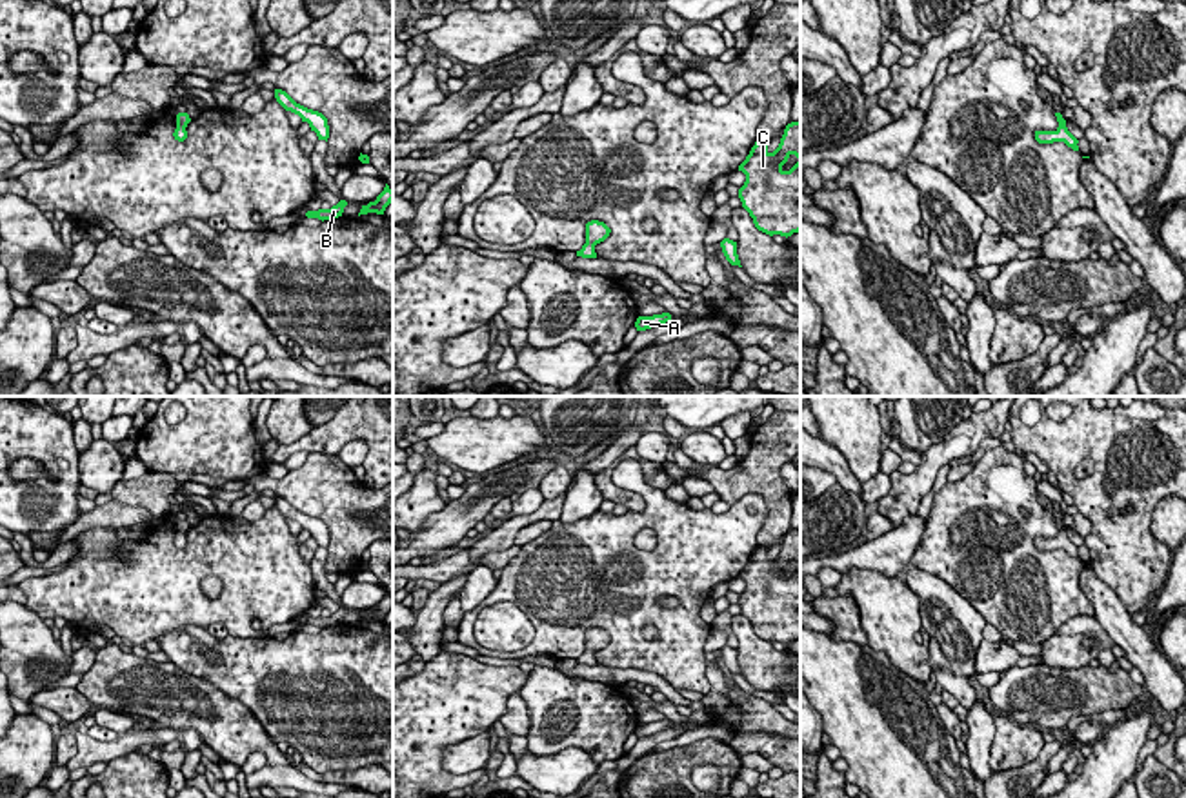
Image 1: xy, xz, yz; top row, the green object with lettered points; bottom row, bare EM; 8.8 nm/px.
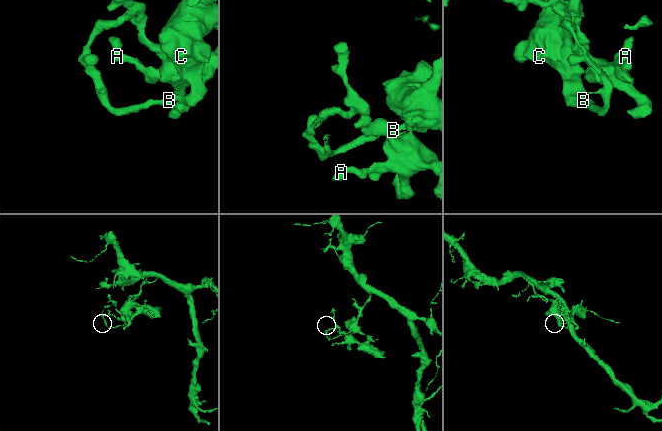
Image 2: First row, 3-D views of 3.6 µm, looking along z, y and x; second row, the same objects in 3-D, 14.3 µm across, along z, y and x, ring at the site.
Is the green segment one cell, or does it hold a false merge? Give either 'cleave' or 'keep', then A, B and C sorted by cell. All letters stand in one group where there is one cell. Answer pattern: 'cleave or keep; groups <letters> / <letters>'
cleave; groups A / B C

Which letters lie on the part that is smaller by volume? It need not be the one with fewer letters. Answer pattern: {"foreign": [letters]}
{"foreign": ["A"]}

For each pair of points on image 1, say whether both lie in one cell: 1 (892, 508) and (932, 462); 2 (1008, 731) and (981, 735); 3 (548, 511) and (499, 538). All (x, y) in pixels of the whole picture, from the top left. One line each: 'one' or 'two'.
1: one
2: two
3: one

